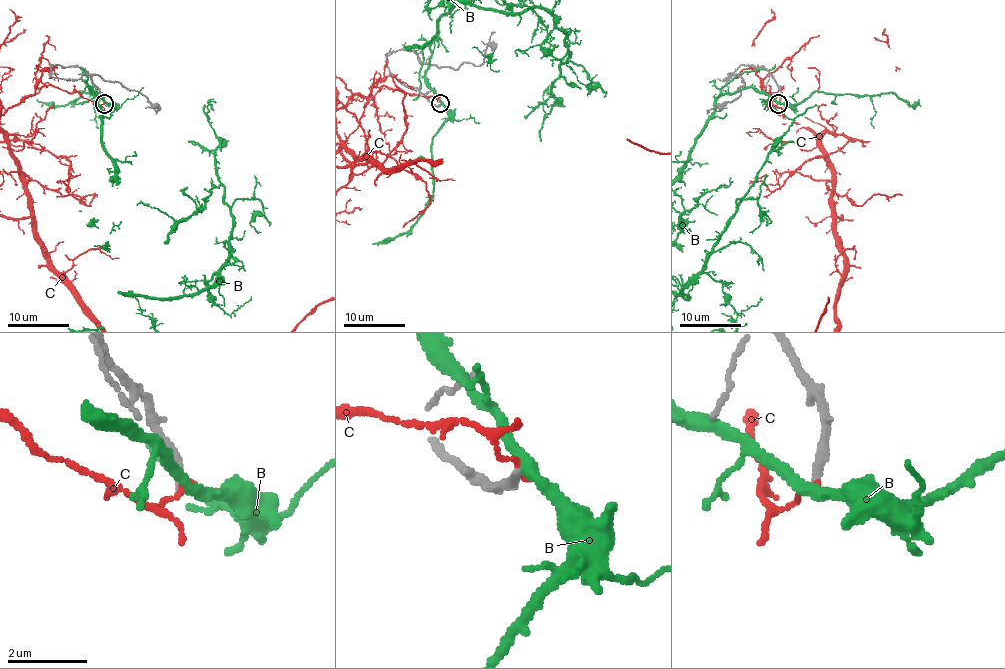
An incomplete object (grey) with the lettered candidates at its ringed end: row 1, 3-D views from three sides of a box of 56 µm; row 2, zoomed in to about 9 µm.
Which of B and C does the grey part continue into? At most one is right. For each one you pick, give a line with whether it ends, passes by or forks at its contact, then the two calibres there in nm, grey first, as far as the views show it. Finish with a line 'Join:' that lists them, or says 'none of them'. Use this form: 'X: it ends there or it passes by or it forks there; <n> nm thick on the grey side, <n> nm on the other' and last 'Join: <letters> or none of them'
Join: none of them

